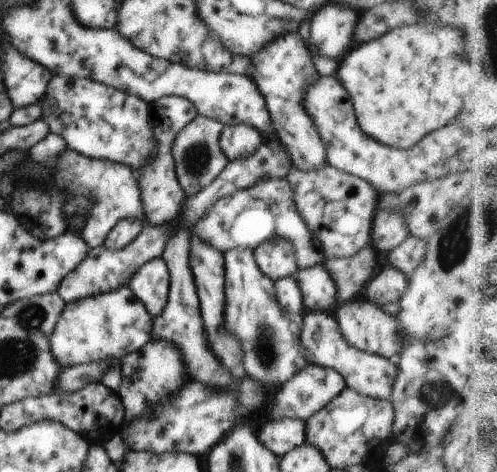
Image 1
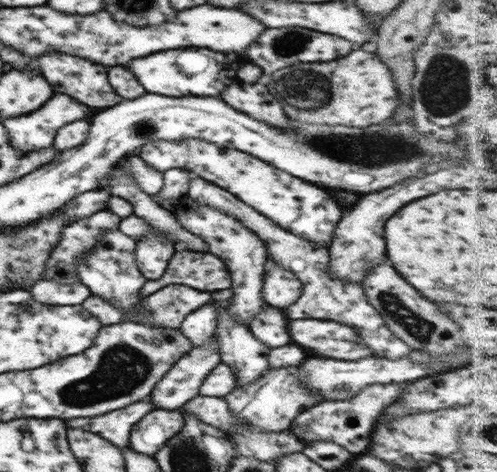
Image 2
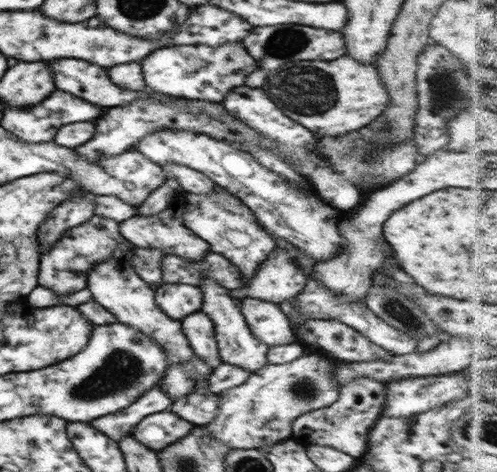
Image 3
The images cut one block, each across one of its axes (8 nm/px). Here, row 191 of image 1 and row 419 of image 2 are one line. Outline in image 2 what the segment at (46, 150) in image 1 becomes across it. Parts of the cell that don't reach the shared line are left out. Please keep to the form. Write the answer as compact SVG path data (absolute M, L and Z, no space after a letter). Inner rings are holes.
M148 396L142 401L132 403L121 409L112 410L100 416L92 418L71 418L68 420L70 428L82 428L88 432L94 432L102 438L106 438L108 442L112 442L114 446L123 449L129 446L129 436L132 427L142 417L152 411L152 398Z

